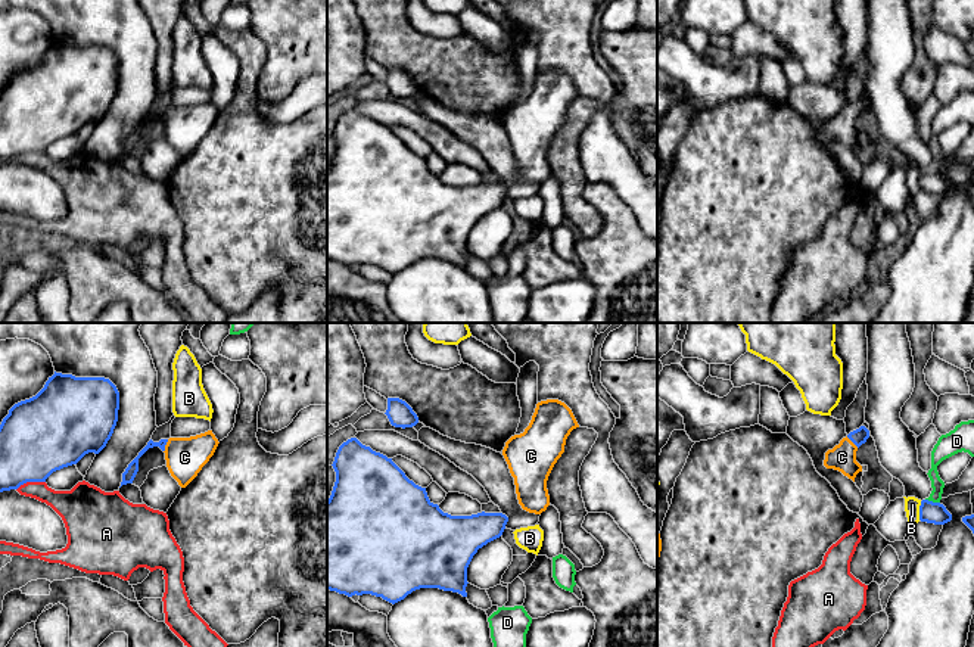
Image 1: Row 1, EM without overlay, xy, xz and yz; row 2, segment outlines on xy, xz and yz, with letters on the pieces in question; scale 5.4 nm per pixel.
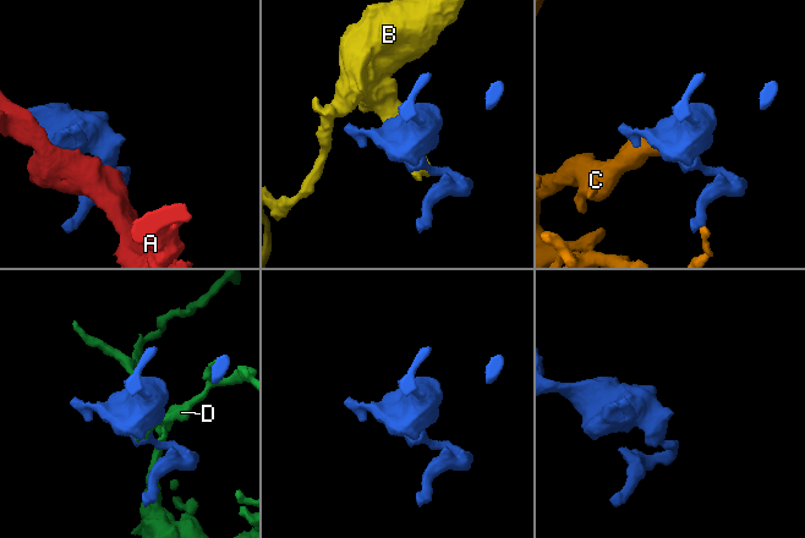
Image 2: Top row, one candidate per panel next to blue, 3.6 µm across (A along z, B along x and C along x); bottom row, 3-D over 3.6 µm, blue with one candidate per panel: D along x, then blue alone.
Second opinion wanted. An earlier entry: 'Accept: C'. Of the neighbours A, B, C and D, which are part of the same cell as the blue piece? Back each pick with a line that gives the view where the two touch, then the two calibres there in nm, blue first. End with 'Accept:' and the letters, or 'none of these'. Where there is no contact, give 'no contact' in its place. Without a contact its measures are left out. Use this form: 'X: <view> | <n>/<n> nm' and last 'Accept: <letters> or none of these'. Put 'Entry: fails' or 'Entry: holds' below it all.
C: xy | 70/220 nm
Accept: C
Entry: holds

